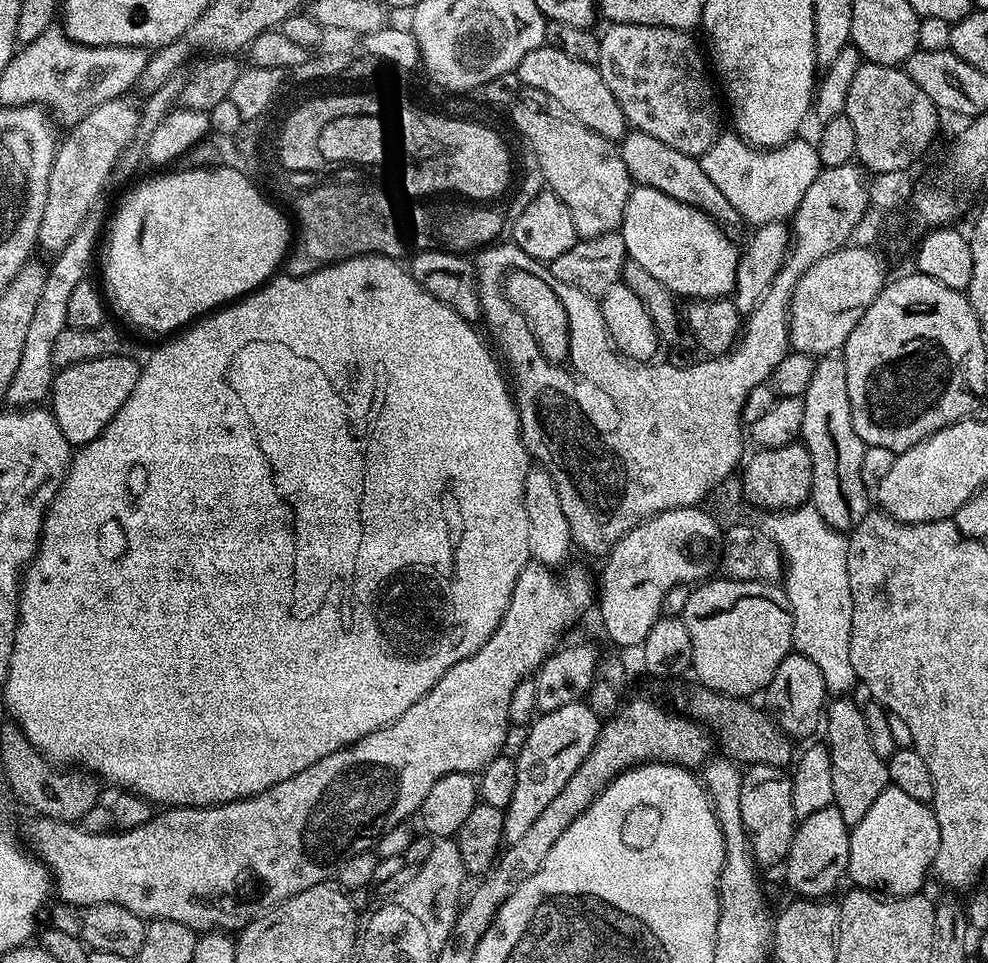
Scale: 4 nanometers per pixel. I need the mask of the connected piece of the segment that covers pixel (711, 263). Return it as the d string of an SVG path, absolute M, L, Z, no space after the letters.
M636 186L626 202L624 221L620 223L618 231L626 242L629 260L638 262L638 266L643 266L649 274L654 274L654 278L658 278L658 282L662 282L662 286L669 288L677 297L715 300L727 297L735 289L736 267L740 261L737 241L728 236L707 212L686 206L670 198L670 194L662 194L662 190Z

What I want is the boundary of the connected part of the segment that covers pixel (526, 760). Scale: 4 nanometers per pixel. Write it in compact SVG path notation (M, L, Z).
M577 702L570 706L558 706L558 710L537 715L527 729L528 737L520 748L520 753L515 753L518 782L514 782L514 794L510 798L504 813L504 839L511 842L522 838L526 830L546 810L558 790L570 782L570 774L582 766L586 754L594 746L600 733L602 720L596 716L594 710L586 702Z

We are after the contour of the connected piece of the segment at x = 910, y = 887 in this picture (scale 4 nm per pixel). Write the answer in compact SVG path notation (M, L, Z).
M894 787L885 788L882 794L878 794L878 798L874 799L873 805L870 806L870 810L866 811L866 816L862 818L850 832L850 858L848 859L848 870L846 873L847 879L855 885L857 888L865 890L871 890L877 894L887 894L889 897L895 898L897 896L914 896L921 891L920 888L924 884L924 879L930 876L933 871L936 855L938 854L938 822L936 821L936 815L933 814L929 805L918 802L918 798L910 798L910 794L905 794L904 791L898 790Z

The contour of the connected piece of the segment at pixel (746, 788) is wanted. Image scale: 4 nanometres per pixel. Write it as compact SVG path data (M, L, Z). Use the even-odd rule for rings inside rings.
M754 764L741 775L740 781L742 826L752 847L752 857L761 869L768 868L771 864L779 865L787 857L798 823L798 817L794 814L791 775L784 768Z

